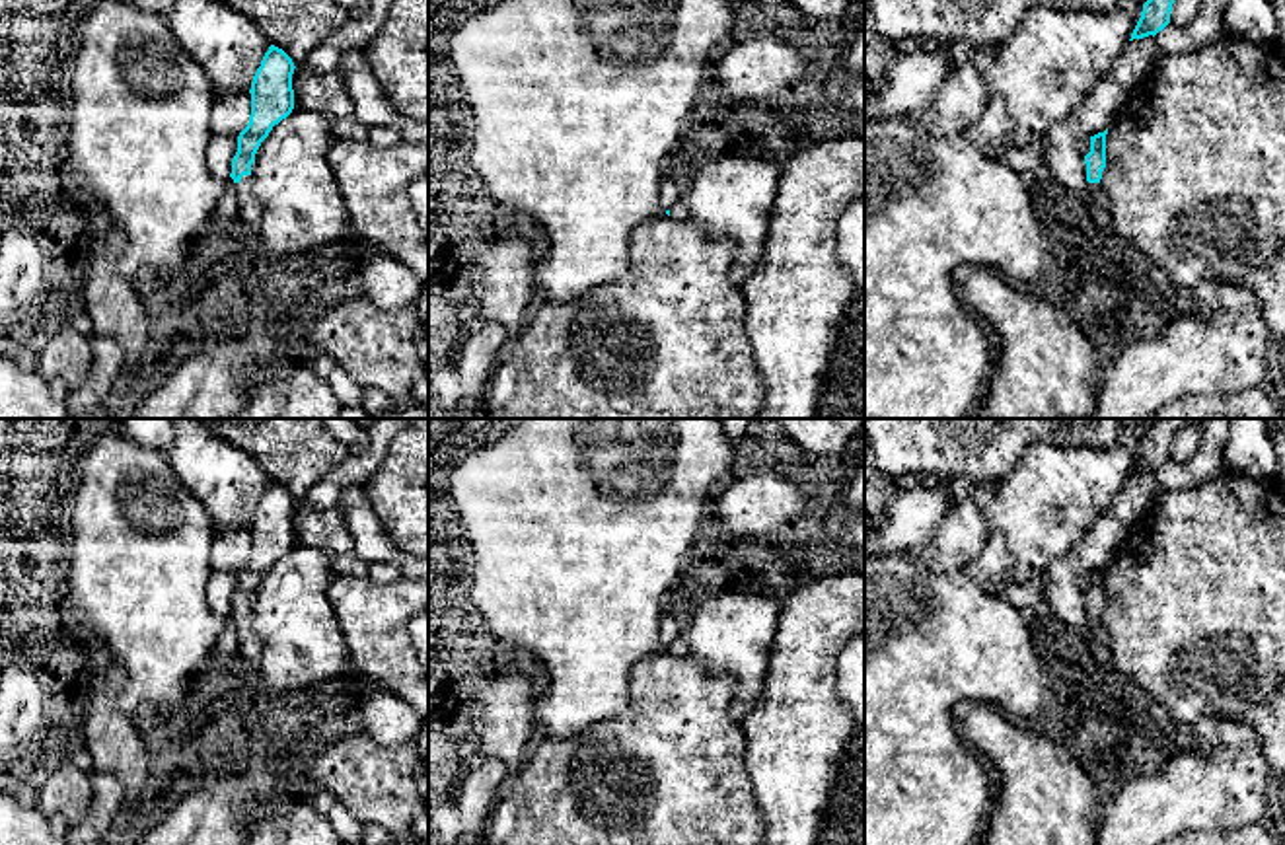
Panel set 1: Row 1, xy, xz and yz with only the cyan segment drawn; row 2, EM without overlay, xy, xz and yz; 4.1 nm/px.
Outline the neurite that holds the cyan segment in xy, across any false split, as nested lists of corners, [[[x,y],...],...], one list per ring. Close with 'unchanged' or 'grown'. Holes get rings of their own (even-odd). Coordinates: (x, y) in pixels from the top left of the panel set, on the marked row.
[[[271,45],[251,82],[251,115],[247,127],[238,136],[238,152],[230,173],[239,204],[238,226],[251,236],[261,232],[261,204],[251,189],[251,164],[273,127],[294,109],[294,68],[292,58],[282,49]]]; grown

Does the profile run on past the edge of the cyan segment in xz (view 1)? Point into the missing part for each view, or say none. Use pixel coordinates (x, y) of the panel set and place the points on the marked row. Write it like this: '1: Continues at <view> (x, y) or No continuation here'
1: Continues at xz (678, 211)

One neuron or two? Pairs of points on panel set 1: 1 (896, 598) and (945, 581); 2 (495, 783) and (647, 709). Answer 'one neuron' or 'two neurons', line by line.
1: one neuron
2: two neurons

